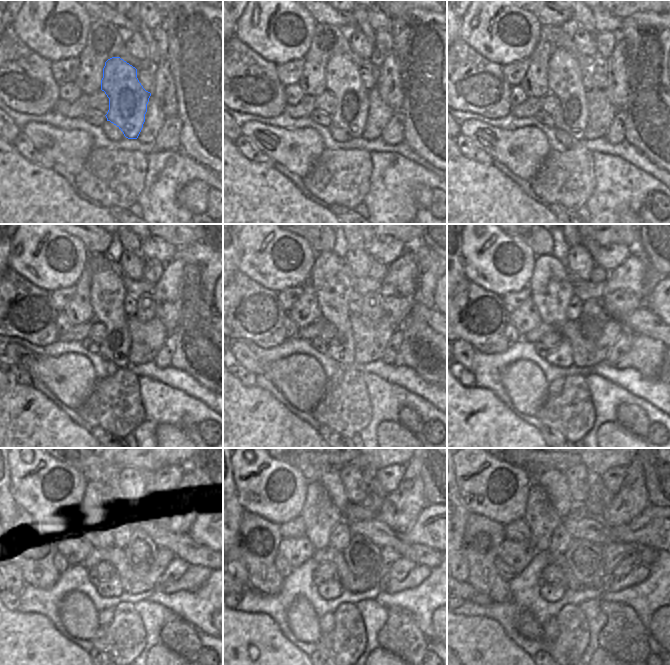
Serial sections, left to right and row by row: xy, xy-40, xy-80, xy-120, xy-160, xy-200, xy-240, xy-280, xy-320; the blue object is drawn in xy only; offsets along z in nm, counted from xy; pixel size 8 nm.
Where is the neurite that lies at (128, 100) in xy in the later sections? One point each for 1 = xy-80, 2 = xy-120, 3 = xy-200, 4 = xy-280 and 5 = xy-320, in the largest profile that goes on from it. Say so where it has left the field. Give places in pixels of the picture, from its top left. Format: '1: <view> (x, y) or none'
1: xy-80 (564, 80)
2: xy-120 (107, 298)
3: xy-200 (551, 302)
4: xy-280 (318, 530)
5: xy-320 (541, 530)

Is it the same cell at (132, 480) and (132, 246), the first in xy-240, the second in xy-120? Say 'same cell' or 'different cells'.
different cells

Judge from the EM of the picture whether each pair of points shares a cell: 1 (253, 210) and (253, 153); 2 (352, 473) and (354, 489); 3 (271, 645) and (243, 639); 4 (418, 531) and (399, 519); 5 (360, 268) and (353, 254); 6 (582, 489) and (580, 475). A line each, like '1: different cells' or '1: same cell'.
1: different cells
2: same cell
3: same cell
4: different cells
5: same cell
6: same cell

